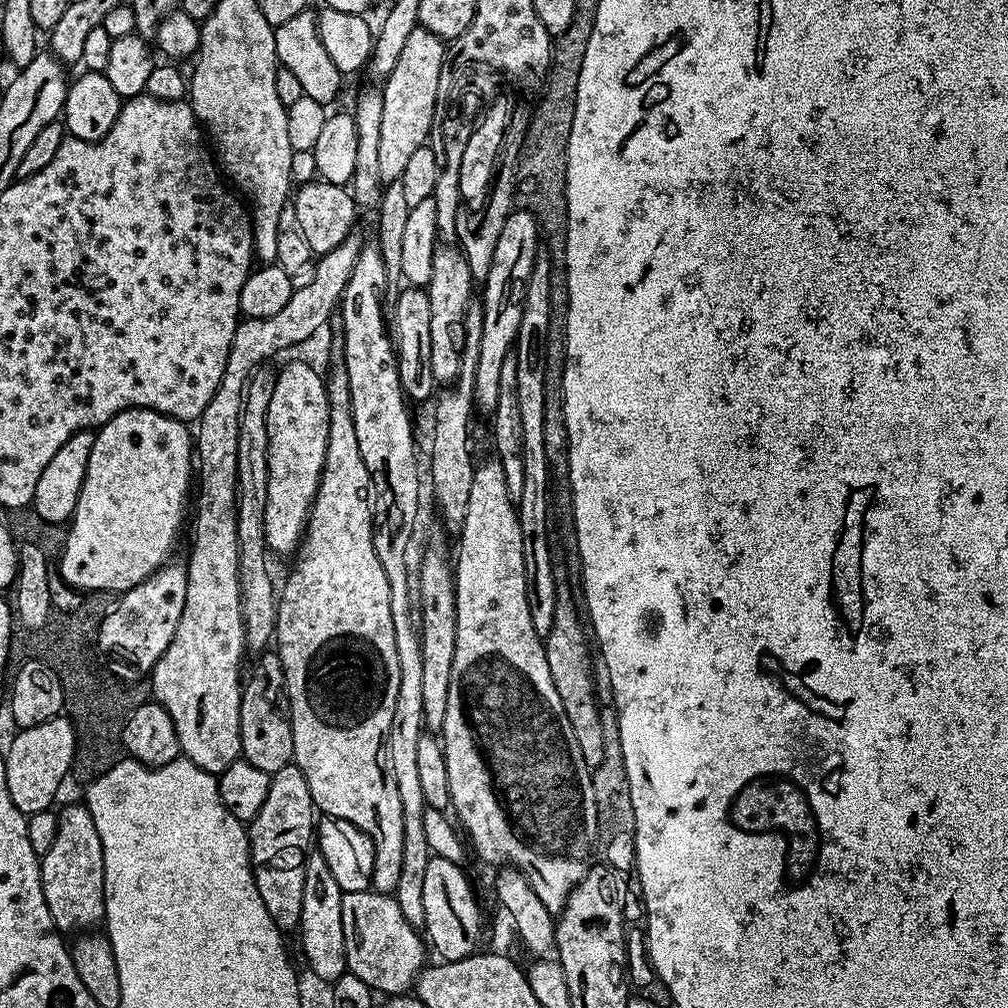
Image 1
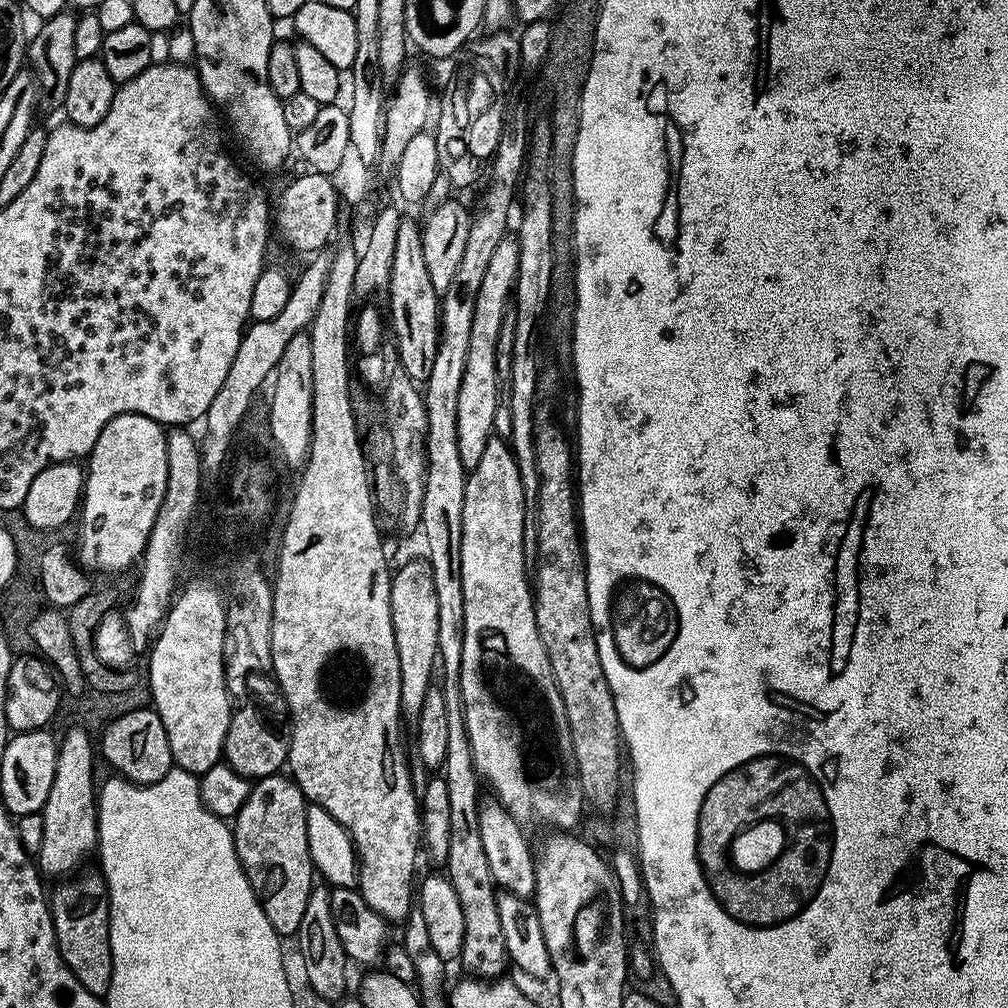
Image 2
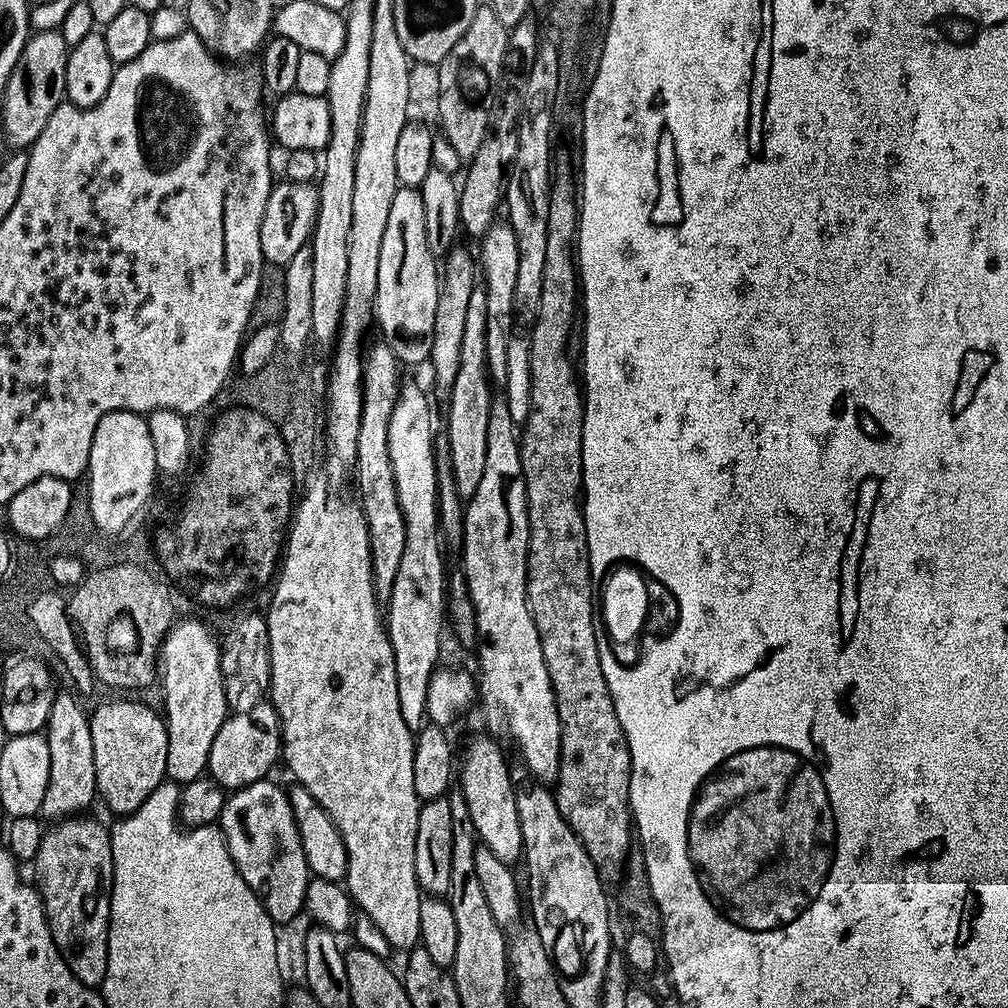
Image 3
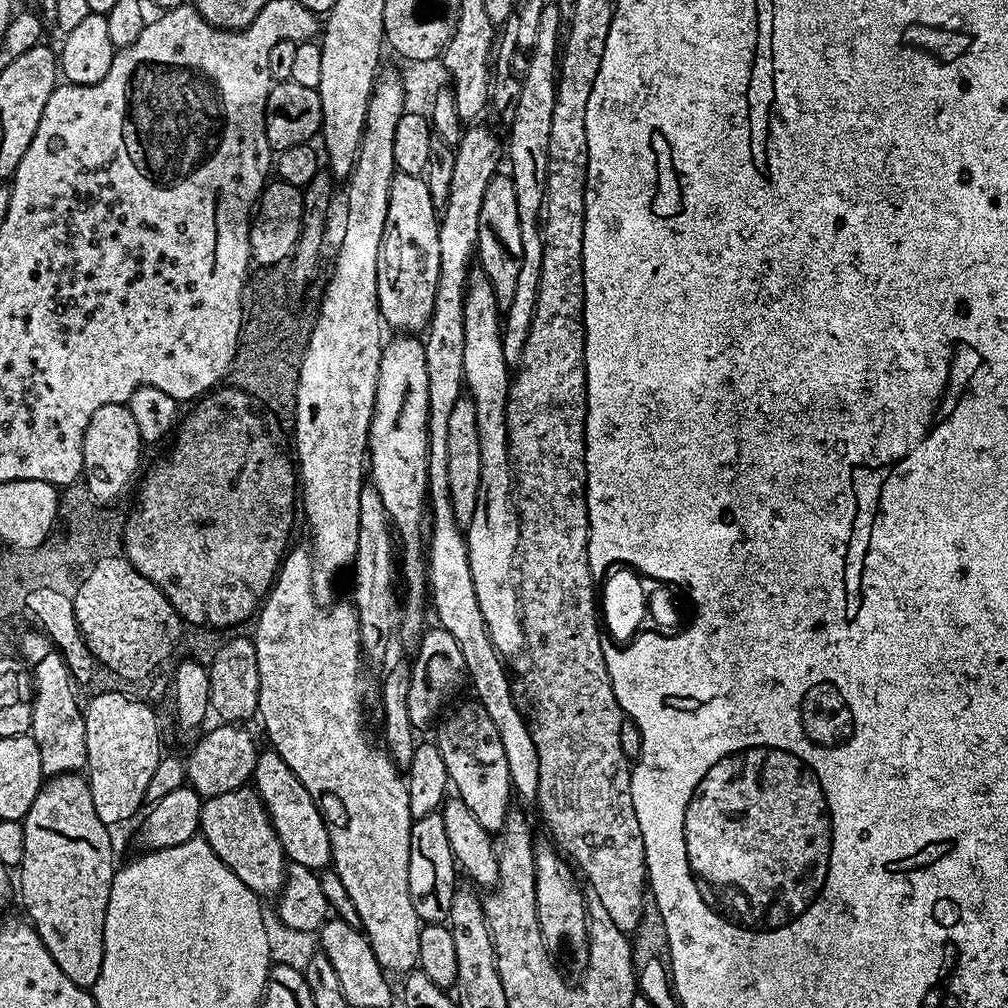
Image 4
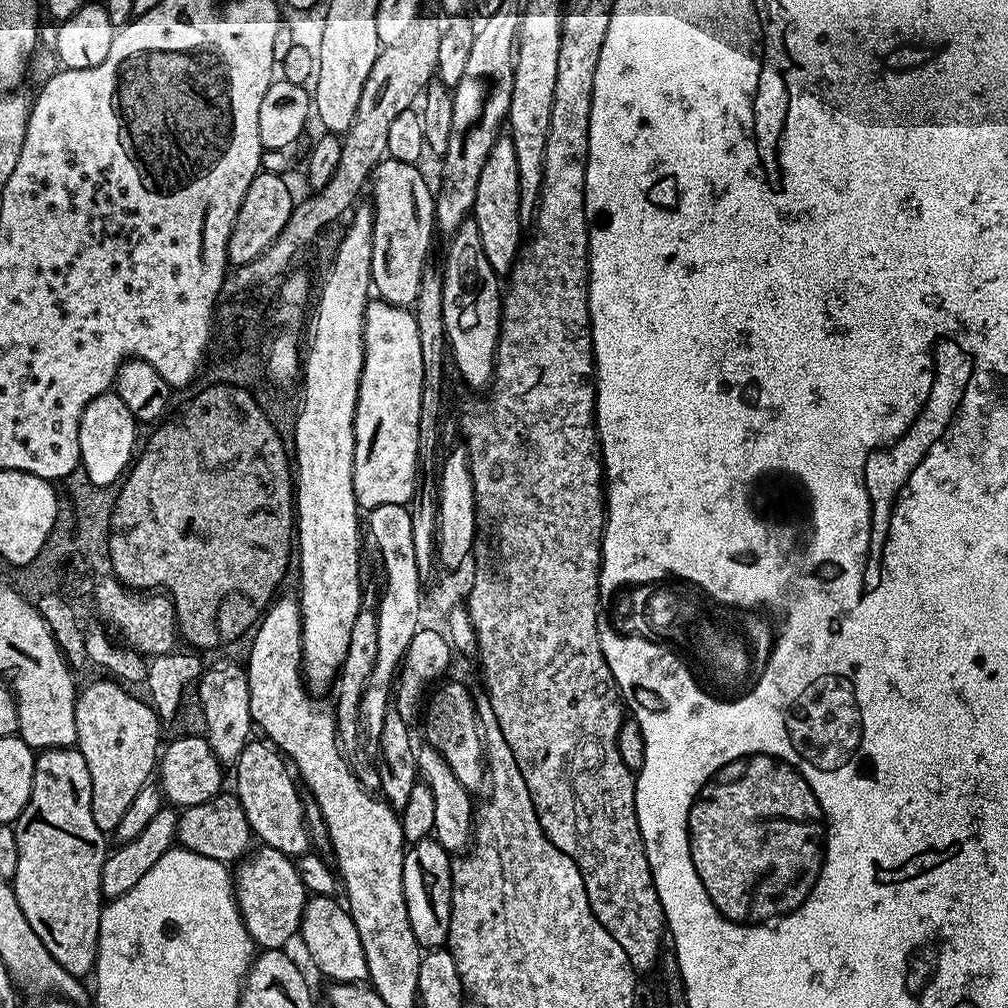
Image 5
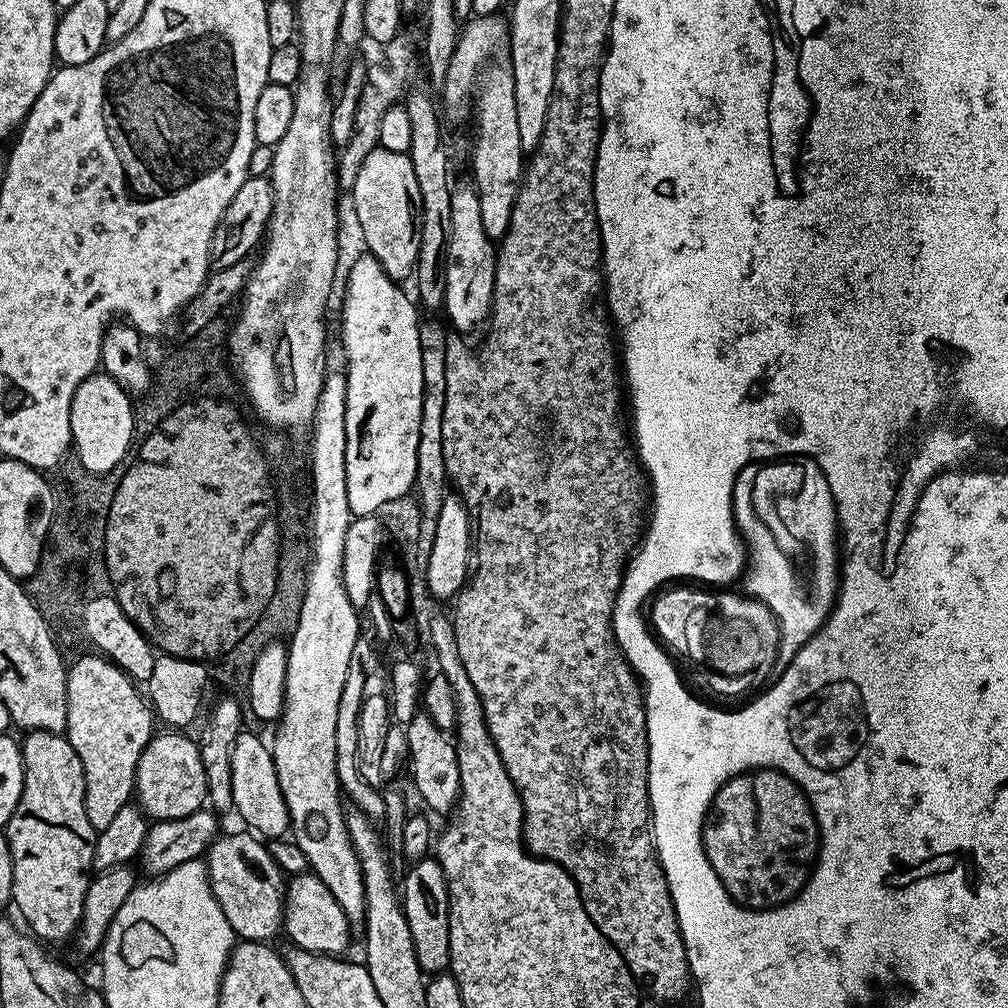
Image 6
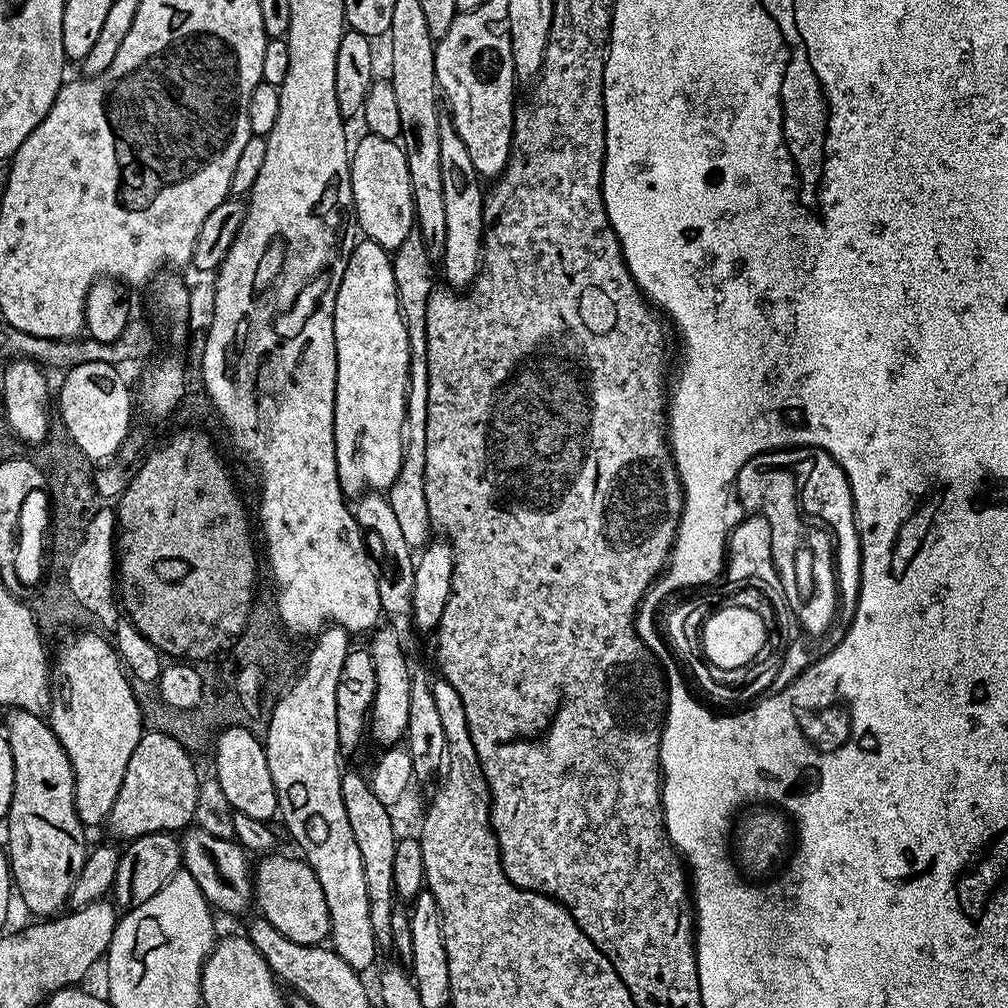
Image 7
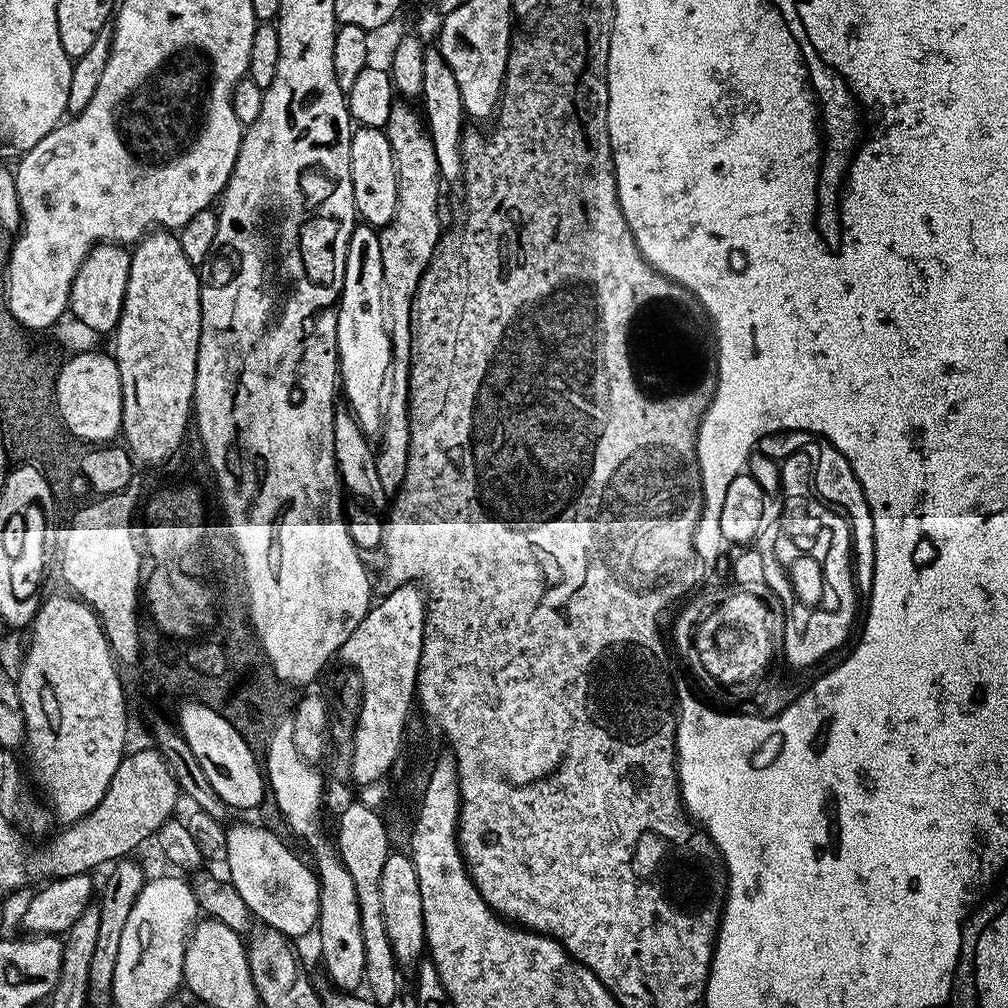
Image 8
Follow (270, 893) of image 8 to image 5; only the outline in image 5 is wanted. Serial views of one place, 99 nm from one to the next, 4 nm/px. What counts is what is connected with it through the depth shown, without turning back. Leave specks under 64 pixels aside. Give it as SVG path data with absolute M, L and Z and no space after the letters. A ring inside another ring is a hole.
M309 895L298 936L304 939L303 951L312 955L317 973L329 976L329 981L338 984L358 984L368 980L362 938L358 938L358 926L354 926L354 918L347 907L336 899L335 895Z

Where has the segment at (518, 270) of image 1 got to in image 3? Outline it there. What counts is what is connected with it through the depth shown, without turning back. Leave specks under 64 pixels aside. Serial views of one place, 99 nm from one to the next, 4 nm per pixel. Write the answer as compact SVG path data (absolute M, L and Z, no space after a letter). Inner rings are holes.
M474 290L470 306L466 306L466 326L462 329L462 355L458 358L458 374L454 386L446 394L448 400L448 463L452 465L452 478L461 501L471 500L482 474L486 470L486 426L490 423L490 406L494 399L494 384L488 372L486 356L486 294Z

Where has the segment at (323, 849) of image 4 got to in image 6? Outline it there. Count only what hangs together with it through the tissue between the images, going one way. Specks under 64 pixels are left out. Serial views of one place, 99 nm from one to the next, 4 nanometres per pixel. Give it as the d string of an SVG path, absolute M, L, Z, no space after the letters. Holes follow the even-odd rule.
M248 730L241 731L230 758L230 778L234 786L232 806L235 815L245 820L253 833L264 838L280 838L289 831L288 811L282 798L282 790L278 786L278 774L274 770L272 750Z

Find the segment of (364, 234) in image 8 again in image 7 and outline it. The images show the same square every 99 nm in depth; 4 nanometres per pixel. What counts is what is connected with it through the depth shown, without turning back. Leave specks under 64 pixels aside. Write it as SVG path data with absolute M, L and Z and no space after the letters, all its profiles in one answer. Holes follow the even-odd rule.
M360 238L353 243L334 302L334 342L336 469L345 497L356 498L369 490L387 490L398 478L408 418L410 338L400 311L392 257L378 242Z

